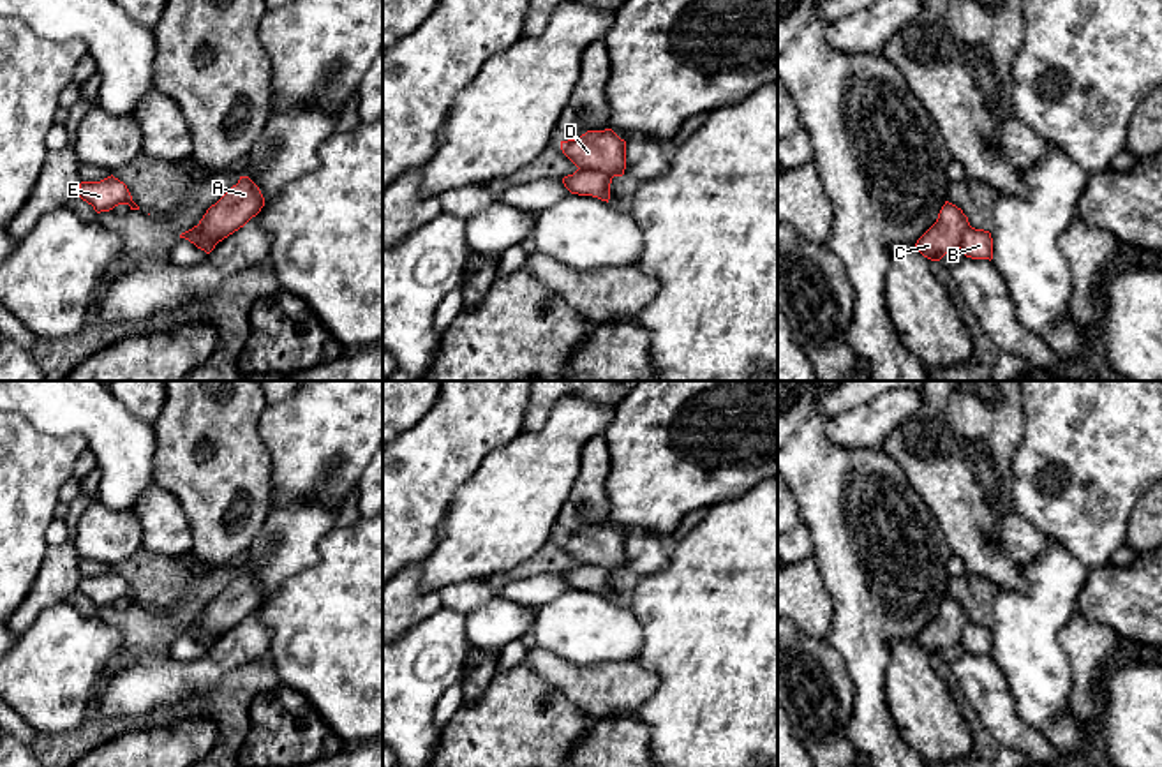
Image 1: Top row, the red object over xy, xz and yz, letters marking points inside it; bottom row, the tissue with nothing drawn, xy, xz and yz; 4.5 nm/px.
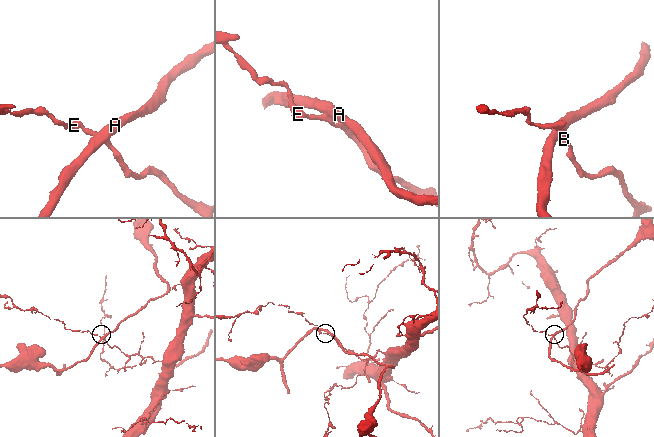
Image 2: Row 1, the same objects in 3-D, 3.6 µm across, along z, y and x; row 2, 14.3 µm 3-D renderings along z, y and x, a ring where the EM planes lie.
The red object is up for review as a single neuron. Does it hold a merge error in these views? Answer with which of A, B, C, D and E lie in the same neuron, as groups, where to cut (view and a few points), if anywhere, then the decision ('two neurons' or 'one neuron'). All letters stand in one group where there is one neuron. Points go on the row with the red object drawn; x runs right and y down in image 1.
A C D / B E; cut in xz along (579, 168), (603, 171), (612, 177); two neurons

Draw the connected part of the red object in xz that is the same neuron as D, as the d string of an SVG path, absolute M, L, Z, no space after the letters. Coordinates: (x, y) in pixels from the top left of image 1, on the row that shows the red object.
M612 129L587 130L577 139L561 141L562 153L578 168L622 176L626 169L626 141Z

